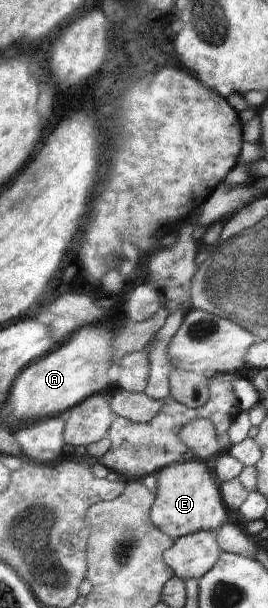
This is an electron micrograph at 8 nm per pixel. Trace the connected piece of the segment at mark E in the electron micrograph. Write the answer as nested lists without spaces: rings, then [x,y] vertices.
[[[203,461],[174,463],[159,471],[157,501],[150,510],[150,518],[163,532],[176,540],[197,531],[215,531],[227,523],[227,509],[221,501],[219,489],[211,481],[211,475]]]

